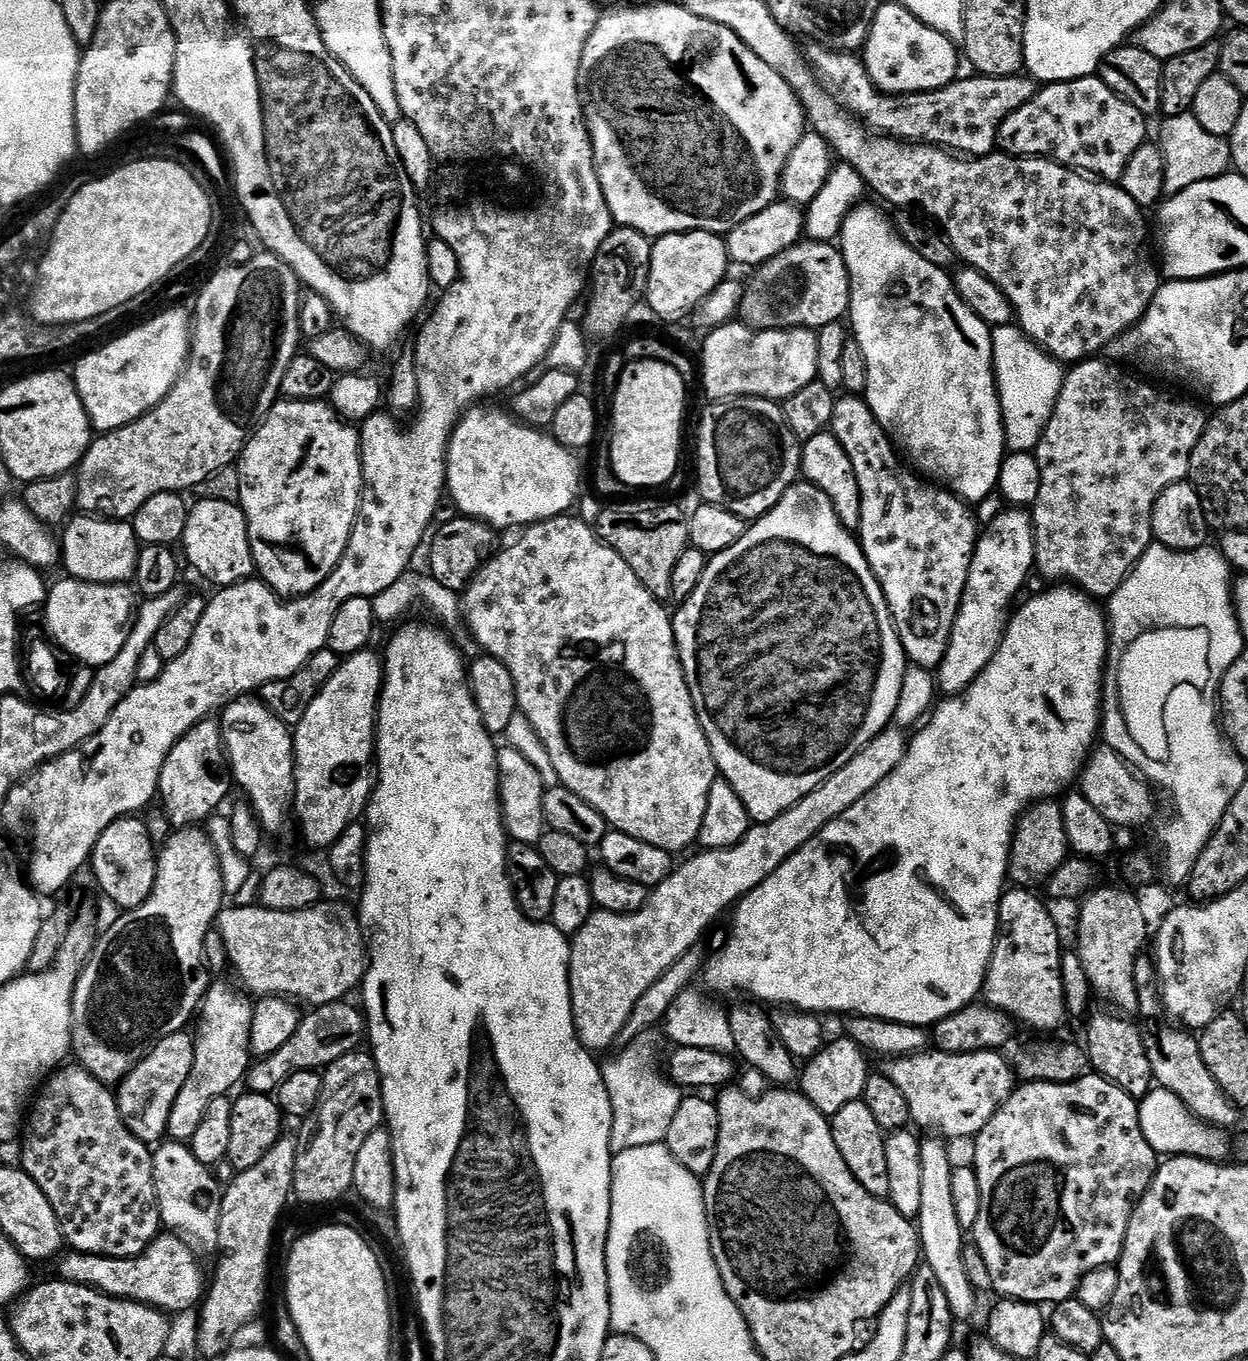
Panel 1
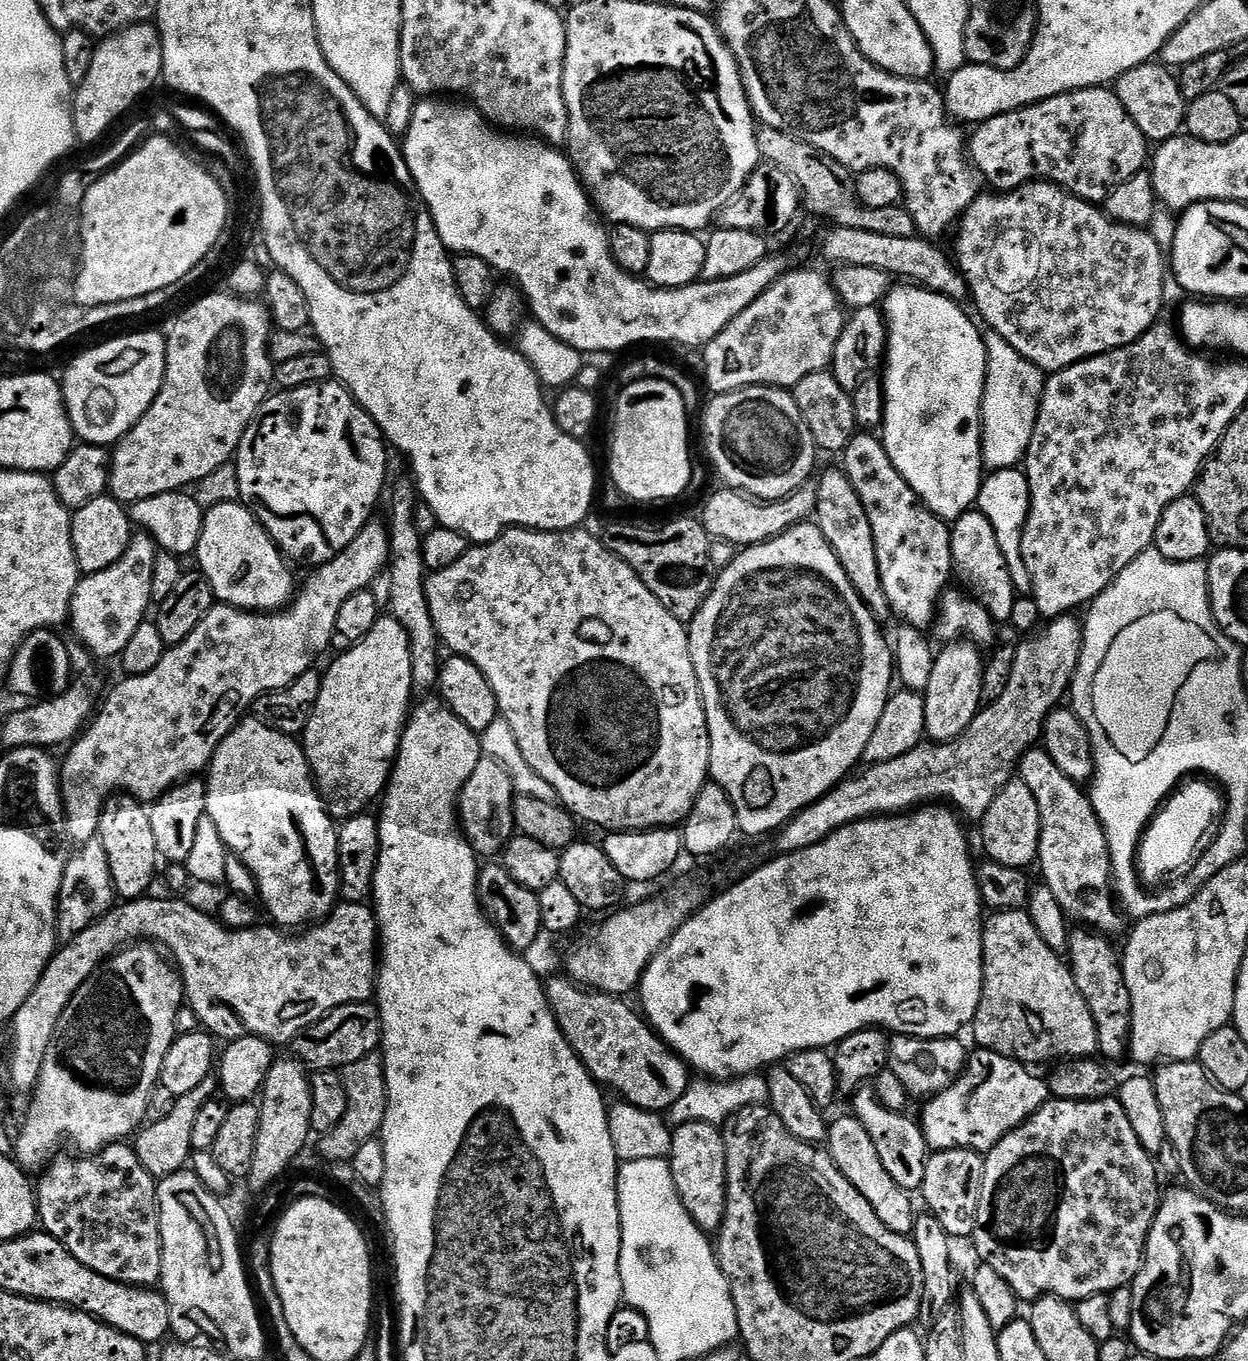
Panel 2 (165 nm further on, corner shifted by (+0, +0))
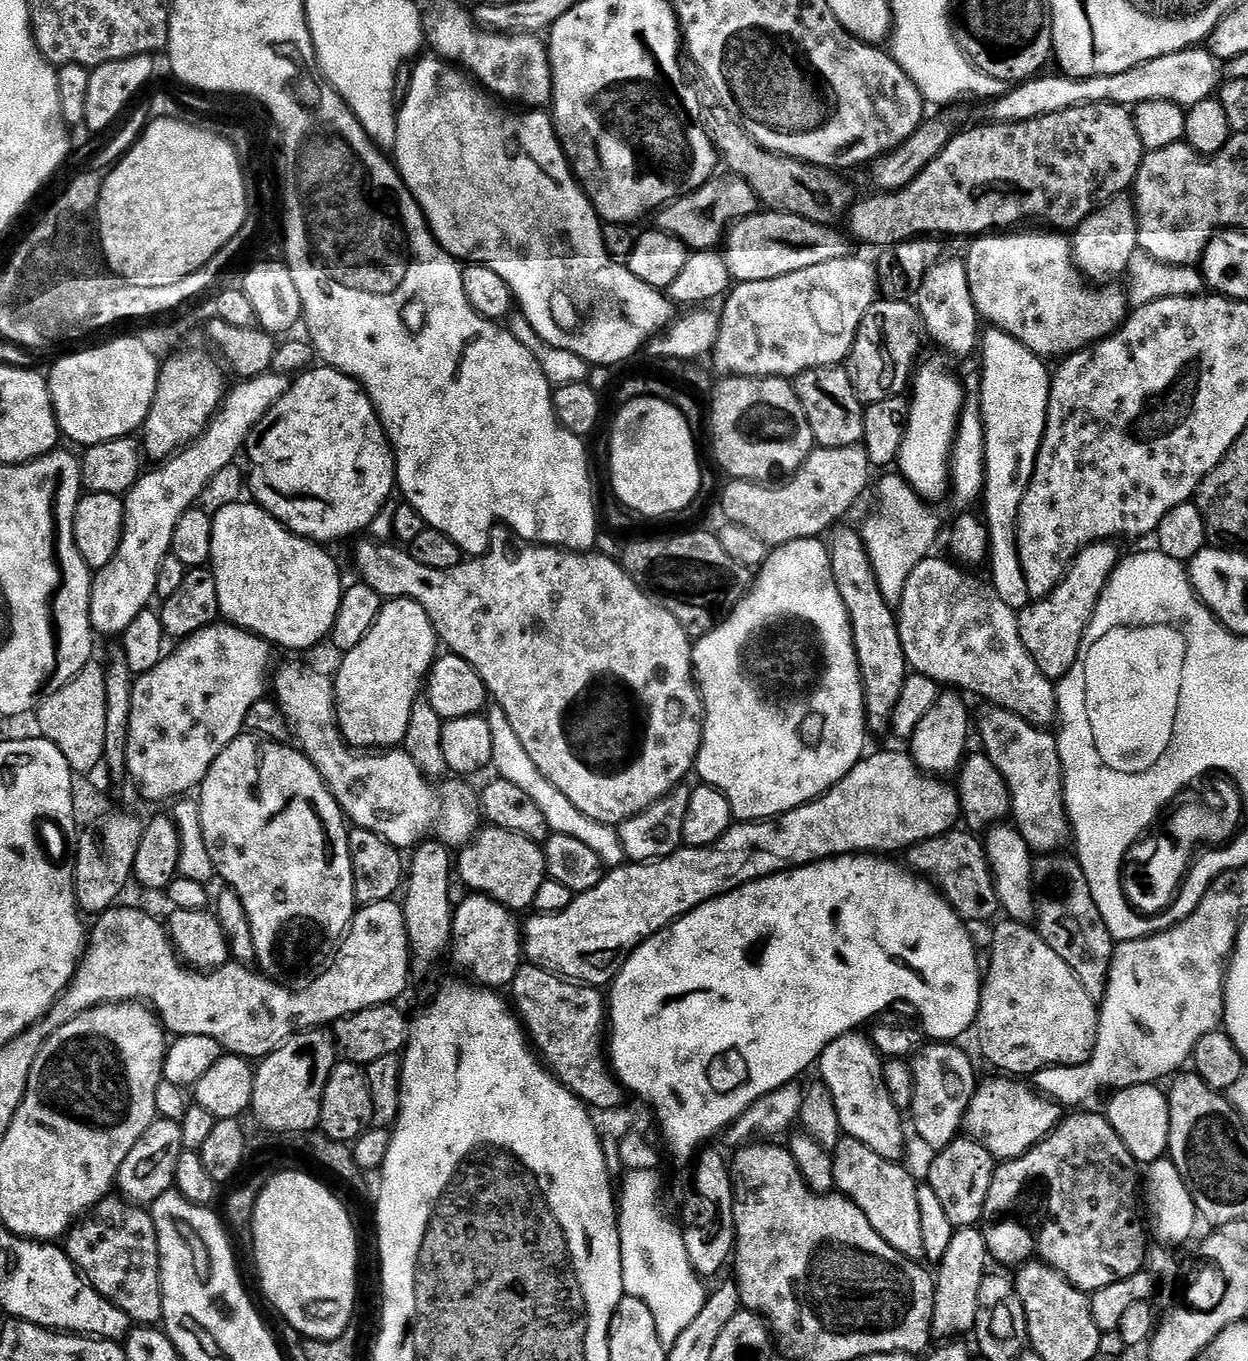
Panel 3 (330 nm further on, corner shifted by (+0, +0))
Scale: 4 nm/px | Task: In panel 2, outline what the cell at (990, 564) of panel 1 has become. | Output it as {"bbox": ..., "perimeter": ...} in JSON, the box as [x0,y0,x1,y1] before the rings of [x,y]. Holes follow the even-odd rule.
{"bbox":[922,642,984,742],"perimeter":[[[968,642],[953,644],[956,644],[953,648],[944,648],[941,652],[939,649],[930,682],[922,693],[926,710],[924,730],[932,742],[958,739],[982,707],[980,691],[984,688],[984,664],[980,661],[981,649]]]}

